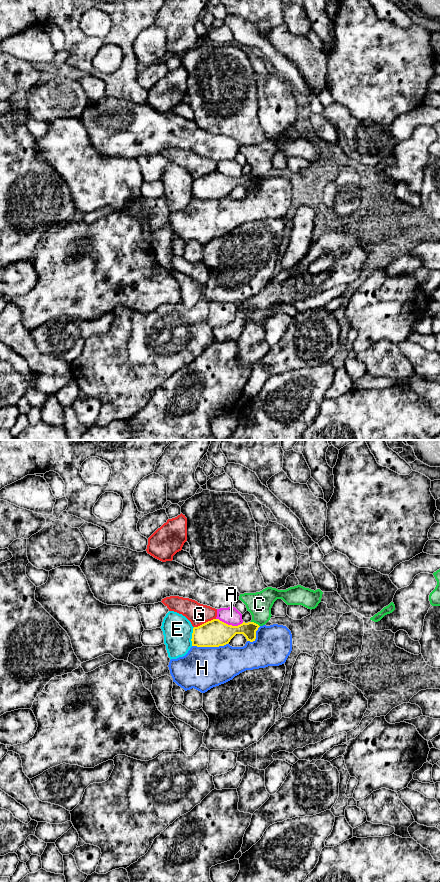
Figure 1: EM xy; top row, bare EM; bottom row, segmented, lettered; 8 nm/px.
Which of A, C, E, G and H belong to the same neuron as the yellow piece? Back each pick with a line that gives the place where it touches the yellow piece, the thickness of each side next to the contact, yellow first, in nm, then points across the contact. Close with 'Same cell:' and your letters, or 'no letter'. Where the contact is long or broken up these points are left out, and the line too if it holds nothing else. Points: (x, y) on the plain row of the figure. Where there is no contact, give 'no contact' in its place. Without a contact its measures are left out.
Same cell: no letter

